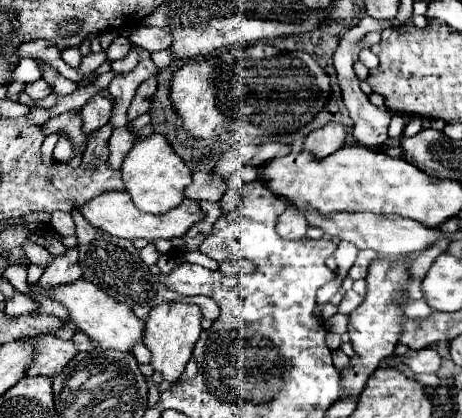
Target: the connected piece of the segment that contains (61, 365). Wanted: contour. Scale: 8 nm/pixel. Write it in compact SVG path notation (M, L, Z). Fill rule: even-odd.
M55 335L41 337L37 341L37 361L33 363L31 375L47 375L53 377L63 373L69 361L77 355L77 345L73 341L57 339Z

